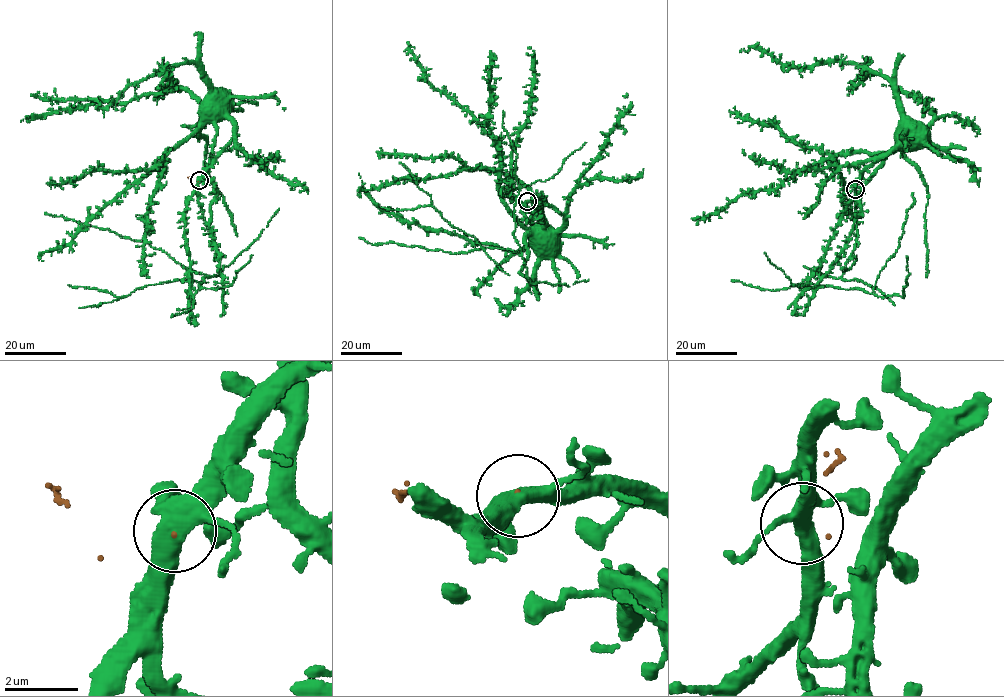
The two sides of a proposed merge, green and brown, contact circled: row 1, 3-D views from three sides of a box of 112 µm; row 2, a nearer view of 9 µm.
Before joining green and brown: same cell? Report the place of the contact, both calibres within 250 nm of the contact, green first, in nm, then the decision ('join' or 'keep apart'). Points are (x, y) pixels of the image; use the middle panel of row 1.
(527, 201) | 440/30 nm | keep apart

